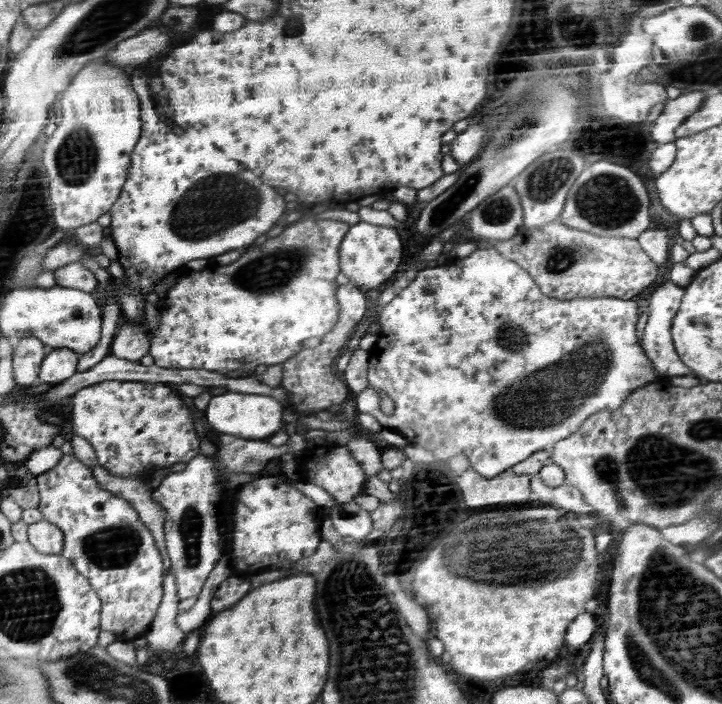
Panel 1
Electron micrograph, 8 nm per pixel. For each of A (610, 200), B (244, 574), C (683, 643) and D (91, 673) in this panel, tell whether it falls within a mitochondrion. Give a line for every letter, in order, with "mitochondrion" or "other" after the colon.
A: mitochondrion
B: other
C: mitochondrion
D: mitochondrion

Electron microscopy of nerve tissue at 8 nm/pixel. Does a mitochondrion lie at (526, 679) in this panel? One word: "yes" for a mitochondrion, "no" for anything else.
no

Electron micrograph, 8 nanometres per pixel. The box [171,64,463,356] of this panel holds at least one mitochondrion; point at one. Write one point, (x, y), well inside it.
(269, 272)

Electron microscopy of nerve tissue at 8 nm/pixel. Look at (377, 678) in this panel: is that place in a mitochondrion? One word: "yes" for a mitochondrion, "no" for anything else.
yes

